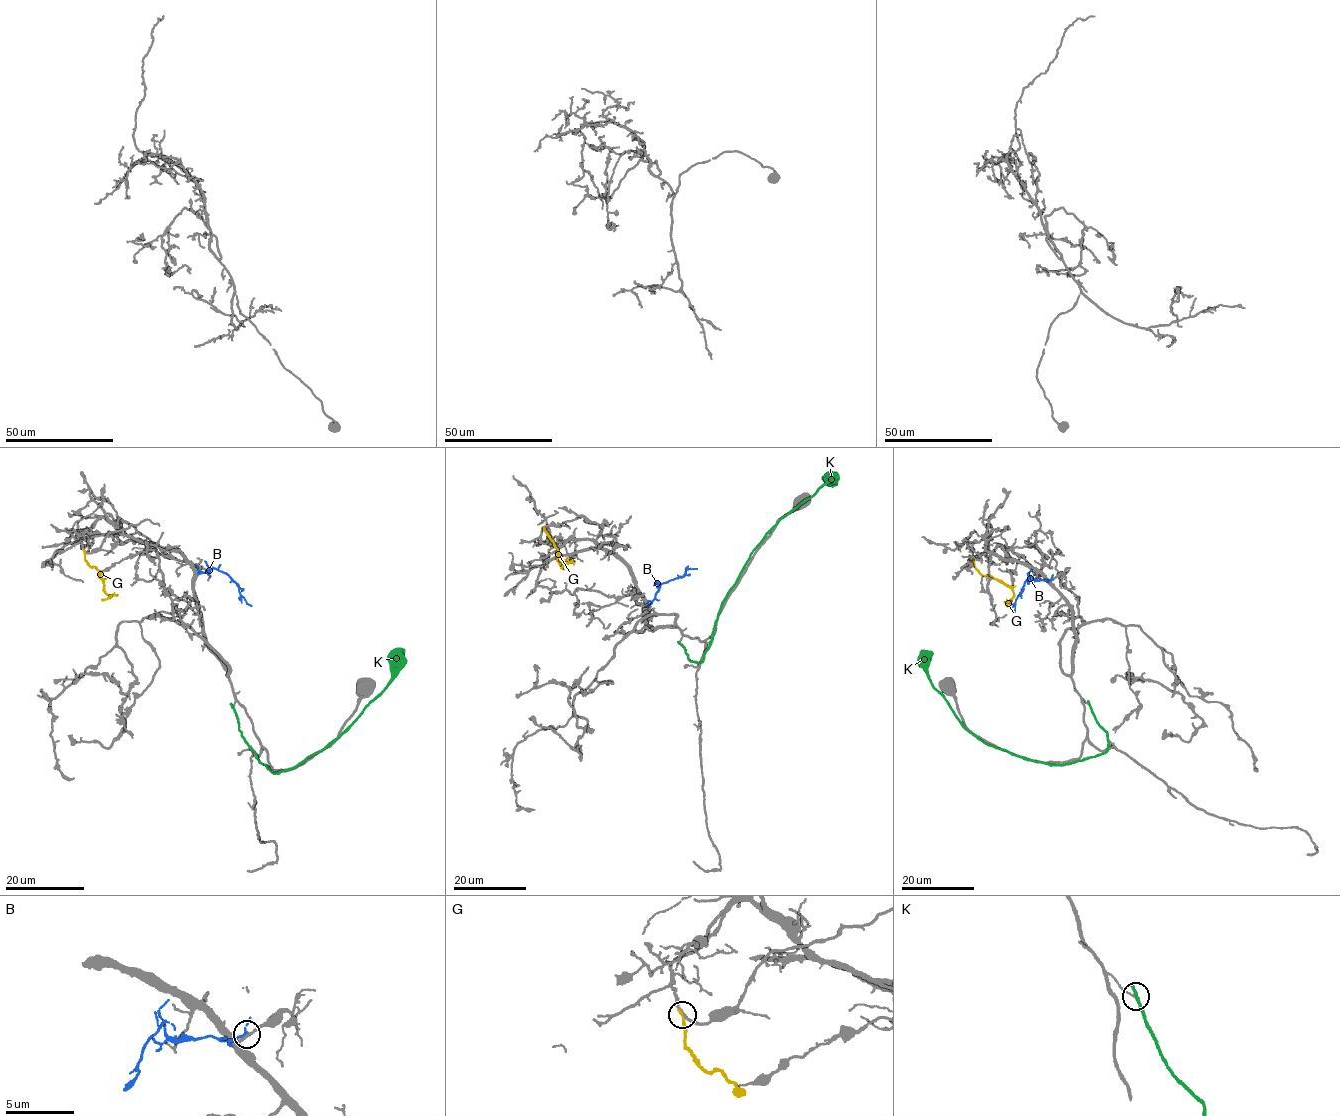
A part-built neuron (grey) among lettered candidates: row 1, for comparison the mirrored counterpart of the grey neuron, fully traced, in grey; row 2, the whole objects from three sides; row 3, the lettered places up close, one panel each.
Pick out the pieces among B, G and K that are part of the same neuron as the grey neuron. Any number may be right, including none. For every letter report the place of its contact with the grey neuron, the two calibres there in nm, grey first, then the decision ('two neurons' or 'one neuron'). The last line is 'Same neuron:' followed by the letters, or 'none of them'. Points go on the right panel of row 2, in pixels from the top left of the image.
B: (1052, 579) | 180/140 nm | two neurons
G: (973, 560) | 190/240 nm | two neurons
K: (1089, 704) | 140/320 nm | two neurons
Same neuron: none of them

